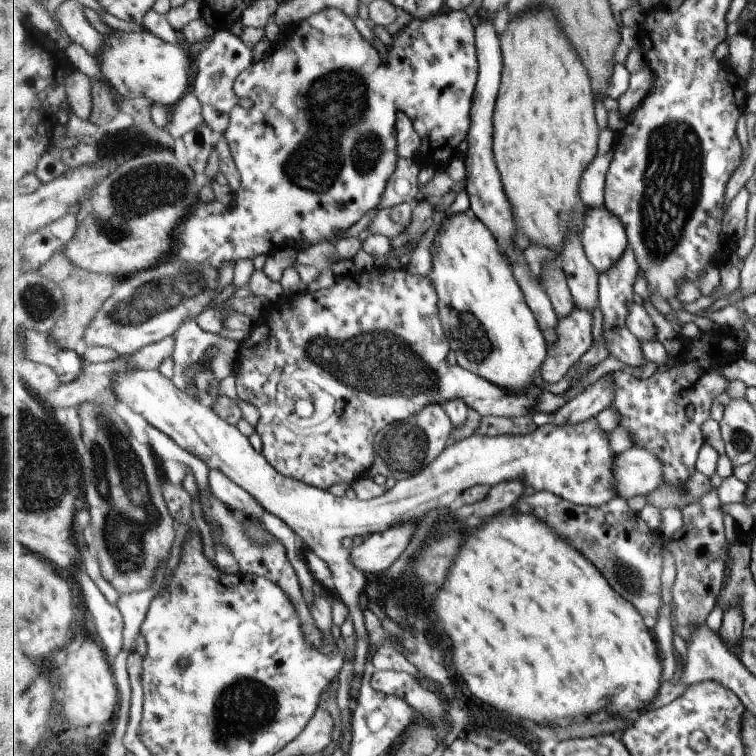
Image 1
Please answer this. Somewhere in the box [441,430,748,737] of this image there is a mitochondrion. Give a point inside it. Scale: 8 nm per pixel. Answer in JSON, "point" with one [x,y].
{"point":[631,578]}

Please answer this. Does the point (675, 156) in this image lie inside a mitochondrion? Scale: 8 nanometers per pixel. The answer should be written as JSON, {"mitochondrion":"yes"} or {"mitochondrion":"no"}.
{"mitochondrion":"yes"}

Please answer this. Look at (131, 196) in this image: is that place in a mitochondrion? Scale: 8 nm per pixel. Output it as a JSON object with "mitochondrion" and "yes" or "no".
{"mitochondrion":"yes"}

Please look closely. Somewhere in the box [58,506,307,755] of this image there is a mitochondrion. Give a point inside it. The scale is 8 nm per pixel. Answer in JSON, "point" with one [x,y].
{"point":[247,707]}

